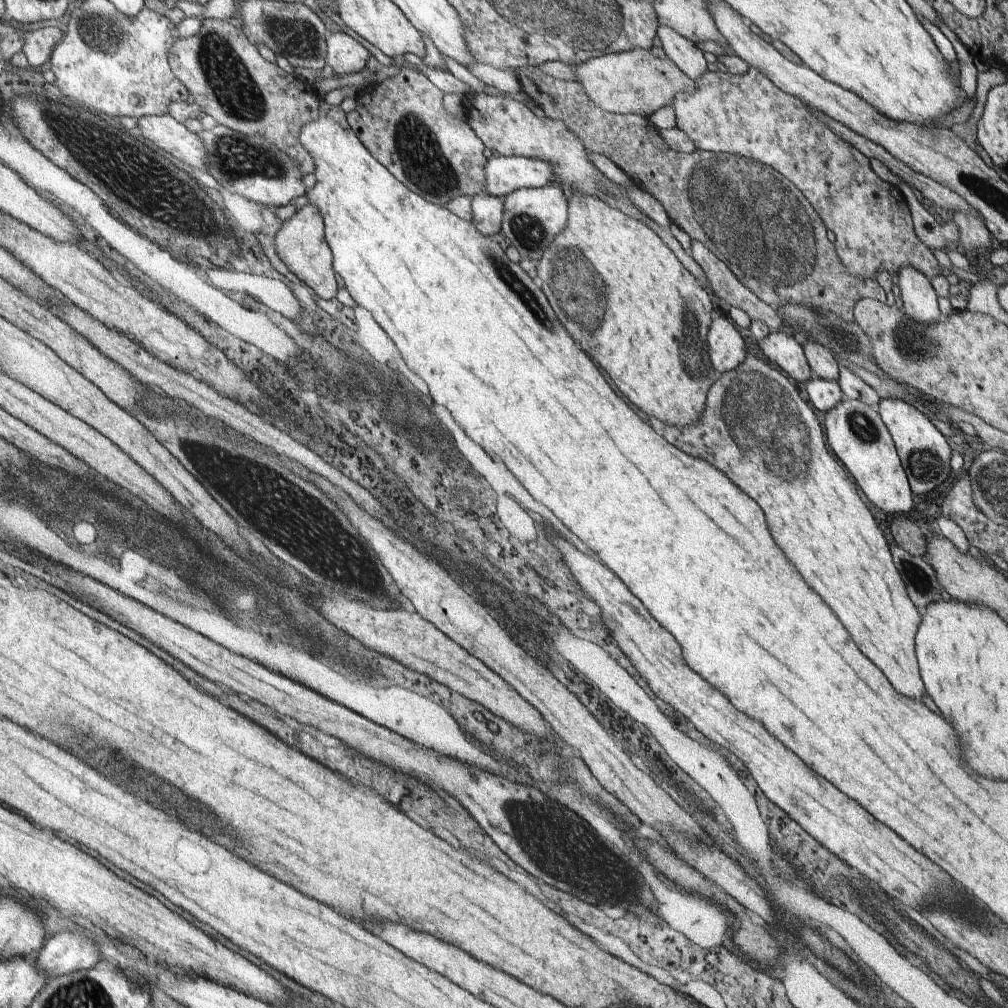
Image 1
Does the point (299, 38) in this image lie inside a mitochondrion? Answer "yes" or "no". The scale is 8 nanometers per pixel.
yes

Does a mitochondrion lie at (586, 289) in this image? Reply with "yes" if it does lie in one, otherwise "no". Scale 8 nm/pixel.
yes

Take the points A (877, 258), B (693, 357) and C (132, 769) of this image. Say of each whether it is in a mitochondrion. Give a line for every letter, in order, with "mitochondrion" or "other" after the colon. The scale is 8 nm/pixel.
A: other
B: mitochondrion
C: other

